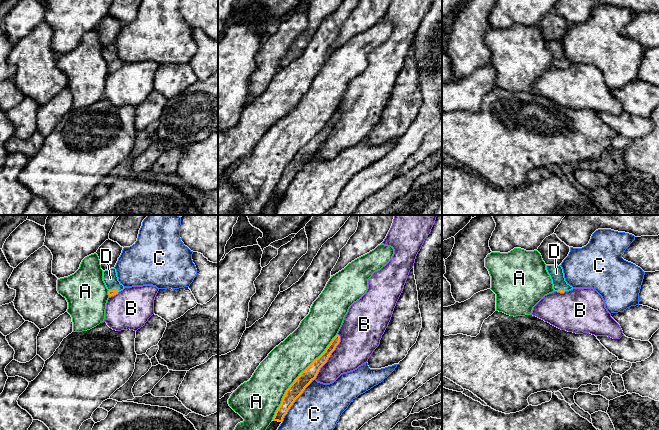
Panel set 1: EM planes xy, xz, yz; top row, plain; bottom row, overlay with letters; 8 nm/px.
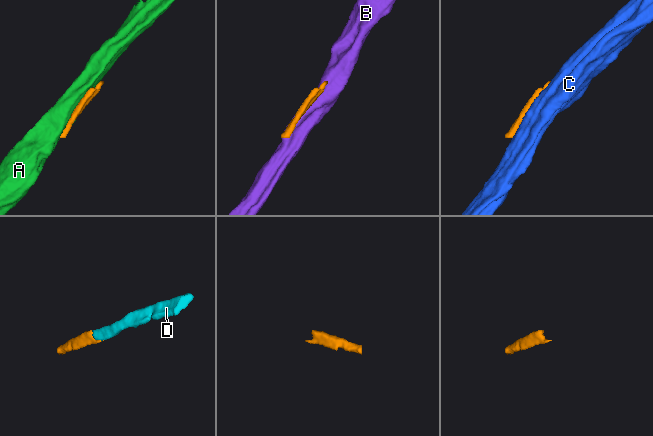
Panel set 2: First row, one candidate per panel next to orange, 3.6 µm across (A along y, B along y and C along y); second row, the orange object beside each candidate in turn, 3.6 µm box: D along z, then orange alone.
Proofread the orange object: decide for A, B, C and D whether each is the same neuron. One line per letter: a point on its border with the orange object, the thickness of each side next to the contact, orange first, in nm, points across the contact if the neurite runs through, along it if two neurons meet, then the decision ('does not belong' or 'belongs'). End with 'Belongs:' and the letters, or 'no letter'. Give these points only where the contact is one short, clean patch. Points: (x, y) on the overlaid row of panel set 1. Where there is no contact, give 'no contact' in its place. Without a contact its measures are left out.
A: meets orange in xz at (298, 376); 110 nm thick on the orange side, 300 nm on the other; does not belong
B: meets orange in xz at (329, 356); 110 nm thick on the orange side, 280 nm on the other; does not belong
C: meets orange in xz at (295, 399); 110 nm thick on the orange side, 360 nm on the other; does not belong
D: meets orange in xy at (114, 290); 50 nm thick on the orange side, 120 nm on the other; runs through xy (111, 292), (114, 290), (110, 278); belongs
Belongs: D

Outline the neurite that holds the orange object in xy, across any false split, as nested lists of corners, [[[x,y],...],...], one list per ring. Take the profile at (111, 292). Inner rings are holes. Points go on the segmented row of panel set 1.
[[[115,268],[103,271],[103,281],[107,287],[109,297],[118,294],[124,289],[124,286],[118,281],[117,272]]]

